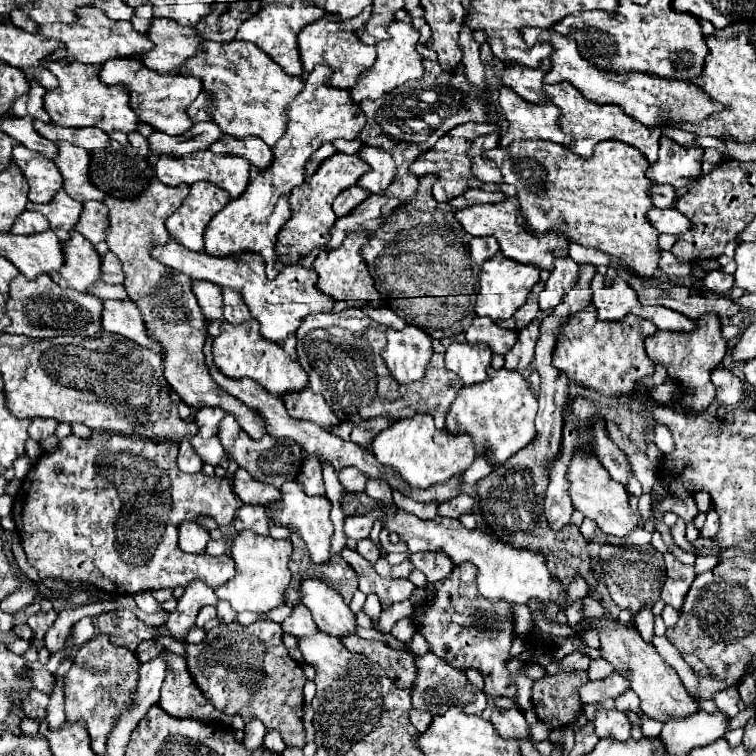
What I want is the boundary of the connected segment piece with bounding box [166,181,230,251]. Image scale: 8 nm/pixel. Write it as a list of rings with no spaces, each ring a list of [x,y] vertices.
[[[210,181],[194,183],[182,205],[166,219],[166,229],[186,249],[202,251],[206,225],[228,201],[230,195],[222,187]]]

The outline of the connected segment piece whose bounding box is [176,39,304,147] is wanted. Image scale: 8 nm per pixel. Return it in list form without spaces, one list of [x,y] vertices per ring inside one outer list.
[[[236,39],[230,43],[202,41],[202,47],[198,47],[198,55],[194,55],[194,59],[186,59],[186,67],[176,73],[192,75],[202,81],[206,95],[212,99],[210,117],[224,133],[240,139],[254,135],[260,137],[268,147],[274,147],[274,143],[284,135],[284,107],[304,87],[304,81],[300,77],[286,75],[282,67],[278,67],[254,43],[242,43]]]

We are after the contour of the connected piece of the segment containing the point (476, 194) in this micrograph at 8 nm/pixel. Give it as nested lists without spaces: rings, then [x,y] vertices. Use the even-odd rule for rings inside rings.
[[[466,189],[462,195],[450,199],[450,205],[456,209],[462,209],[462,207],[478,205],[478,203],[496,203],[502,199],[504,199],[502,193],[486,193],[482,189]]]

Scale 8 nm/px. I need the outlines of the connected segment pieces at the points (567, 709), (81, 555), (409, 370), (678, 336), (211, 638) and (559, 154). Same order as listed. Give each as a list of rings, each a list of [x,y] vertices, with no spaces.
[[[584,671],[544,675],[534,681],[532,705],[538,719],[544,721],[548,729],[562,729],[570,725],[580,713],[580,697],[576,691],[586,681],[588,677]]]
[[[92,433],[88,439],[80,439],[76,435],[68,435],[66,439],[58,441],[58,447],[54,451],[44,451],[28,471],[28,475],[22,481],[22,487],[16,493],[14,505],[12,505],[12,517],[16,523],[16,531],[22,539],[22,547],[26,553],[26,559],[34,569],[38,571],[40,579],[62,579],[66,583],[70,581],[82,581],[92,583],[92,587],[106,591],[110,595],[134,595],[140,591],[154,591],[154,589],[174,589],[174,587],[186,587],[194,579],[206,581],[210,587],[220,587],[222,583],[230,581],[234,577],[234,561],[228,559],[228,555],[210,557],[210,555],[192,555],[184,553],[178,547],[178,527],[184,521],[196,521],[198,517],[211,517],[219,526],[230,524],[238,509],[238,499],[232,491],[232,485],[228,479],[218,479],[216,475],[208,477],[204,473],[182,473],[176,465],[178,455],[178,441],[174,439],[134,439],[134,437],[122,437],[122,435],[110,435],[110,433]]]
[[[406,325],[402,331],[386,331],[388,347],[382,353],[392,377],[398,383],[412,383],[424,377],[426,365],[432,357],[432,339],[426,331]]]
[[[704,315],[696,319],[696,329],[690,333],[674,333],[674,331],[656,331],[654,335],[646,337],[646,353],[654,363],[660,363],[668,369],[668,377],[676,379],[682,387],[686,387],[686,395],[680,401],[684,407],[702,411],[714,401],[714,385],[710,381],[712,369],[716,369],[726,357],[726,339],[722,337],[722,327],[718,315]]]
[[[256,621],[252,625],[216,625],[202,643],[186,645],[186,665],[198,683],[198,689],[214,703],[214,707],[230,717],[240,715],[246,723],[256,717],[268,731],[278,731],[288,747],[304,747],[302,727],[302,687],[306,677],[302,667],[288,657],[282,645],[282,627],[272,621]]]
[[[514,141],[508,147],[496,147],[486,151],[486,159],[492,159],[504,175],[504,183],[514,183],[518,189],[522,227],[534,231],[534,235],[556,233],[584,247],[594,247],[610,257],[626,263],[640,277],[654,277],[658,271],[658,231],[648,223],[646,211],[652,207],[648,189],[654,185],[644,173],[648,167],[646,157],[636,147],[622,141],[602,141],[594,147],[594,155],[584,159],[568,151],[564,145],[548,141]]]

